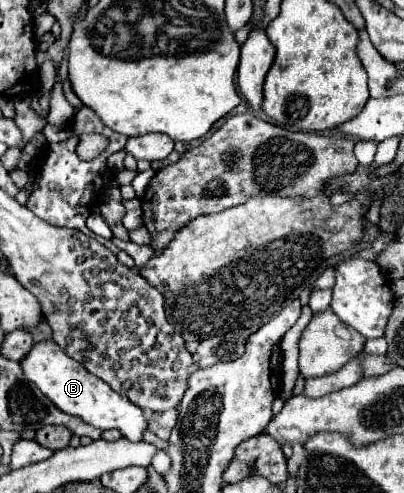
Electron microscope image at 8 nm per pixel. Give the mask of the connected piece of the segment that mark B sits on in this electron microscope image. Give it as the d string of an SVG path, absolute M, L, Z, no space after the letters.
M53 340L39 342L33 346L33 350L25 356L21 362L25 376L65 414L77 416L83 422L99 428L109 430L115 428L121 432L123 438L141 442L143 432L147 430L147 418L139 406L129 402L125 396L117 394L109 384L99 380L97 376L89 374L77 360L65 354L61 346L57 346Z

